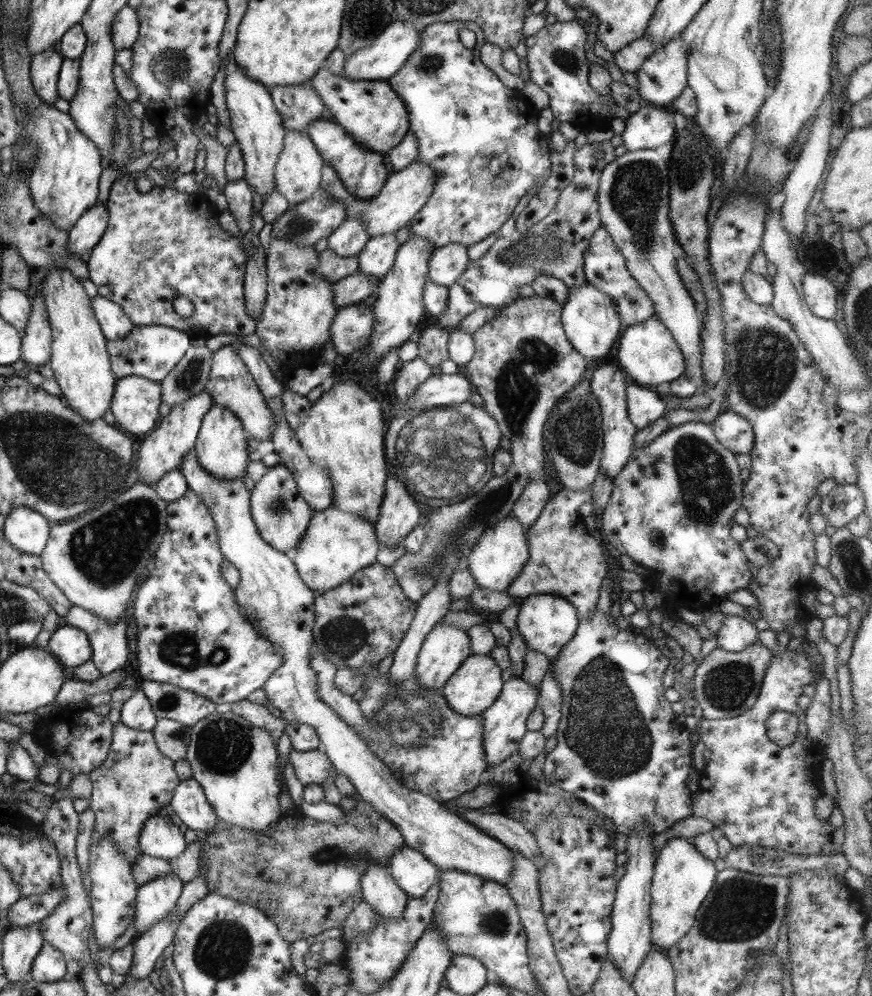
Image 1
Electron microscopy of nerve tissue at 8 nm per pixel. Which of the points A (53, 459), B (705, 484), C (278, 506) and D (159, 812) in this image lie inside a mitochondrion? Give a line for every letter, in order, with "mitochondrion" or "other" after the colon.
A: mitochondrion
B: mitochondrion
C: mitochondrion
D: other

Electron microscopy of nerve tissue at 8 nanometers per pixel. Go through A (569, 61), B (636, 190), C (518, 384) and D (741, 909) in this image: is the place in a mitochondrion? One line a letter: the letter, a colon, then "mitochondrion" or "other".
A: mitochondrion
B: mitochondrion
C: mitochondrion
D: mitochondrion

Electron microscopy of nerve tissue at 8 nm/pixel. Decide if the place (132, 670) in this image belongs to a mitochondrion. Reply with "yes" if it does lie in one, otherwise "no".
no

